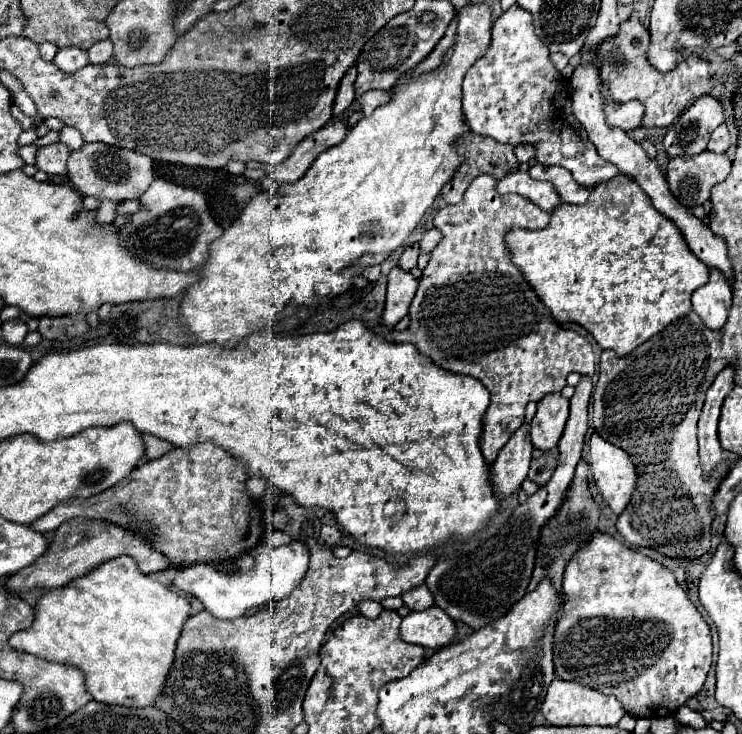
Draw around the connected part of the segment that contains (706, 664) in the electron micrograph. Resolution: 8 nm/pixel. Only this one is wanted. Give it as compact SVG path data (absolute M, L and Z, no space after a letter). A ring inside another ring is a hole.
M595 532L589 548L581 548L569 562L563 576L563 592L569 596L563 616L555 626L555 674L591 686L603 694L613 694L625 712L635 718L669 716L693 698L705 684L711 668L711 630L689 596L677 584L673 572L663 564L627 548L609 534Z

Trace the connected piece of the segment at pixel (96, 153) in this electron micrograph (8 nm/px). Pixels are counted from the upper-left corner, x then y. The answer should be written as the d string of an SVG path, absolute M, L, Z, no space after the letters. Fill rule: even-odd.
M83 144L79 150L73 150L67 162L69 168L69 180L71 186L81 194L81 196L93 196L99 202L105 200L137 200L141 192L153 182L153 160L141 152L133 152L127 148L117 148L109 144Z

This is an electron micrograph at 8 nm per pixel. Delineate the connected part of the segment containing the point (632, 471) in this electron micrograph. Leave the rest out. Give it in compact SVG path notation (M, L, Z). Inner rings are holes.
M593 434L589 444L589 464L597 488L607 500L609 508L615 514L621 514L637 488L637 466L623 448L609 444L599 434Z

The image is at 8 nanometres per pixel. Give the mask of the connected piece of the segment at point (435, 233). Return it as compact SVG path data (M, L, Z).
M431 228L431 230L423 236L423 240L421 240L421 252L431 252L431 250L439 244L439 240L441 240L441 232L439 232L437 228Z

